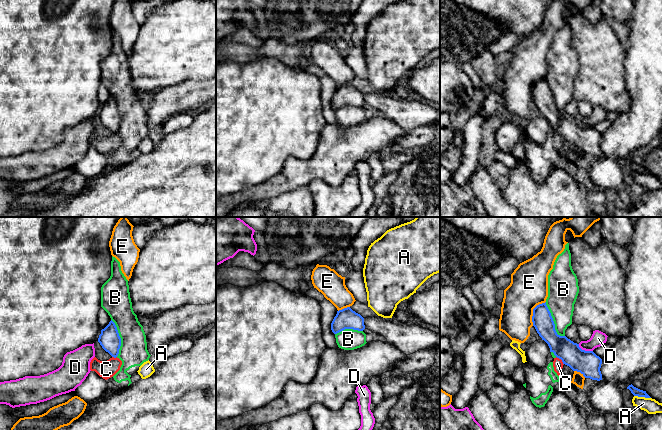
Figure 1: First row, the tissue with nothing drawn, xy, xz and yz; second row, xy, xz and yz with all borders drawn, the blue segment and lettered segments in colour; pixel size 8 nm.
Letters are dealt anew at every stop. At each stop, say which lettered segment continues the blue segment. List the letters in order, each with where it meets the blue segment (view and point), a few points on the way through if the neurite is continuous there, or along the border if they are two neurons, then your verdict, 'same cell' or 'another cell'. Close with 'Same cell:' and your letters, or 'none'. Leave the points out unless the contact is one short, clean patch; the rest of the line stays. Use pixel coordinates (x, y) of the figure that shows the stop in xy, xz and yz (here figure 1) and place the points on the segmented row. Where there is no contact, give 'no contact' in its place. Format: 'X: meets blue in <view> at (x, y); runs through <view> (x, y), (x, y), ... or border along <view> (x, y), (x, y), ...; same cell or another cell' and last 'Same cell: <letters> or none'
A: meets blue in yz at (642, 396); another cell
B: meets blue in yz at (553, 321); another cell
C: meets blue in yz at (561, 359); border along yz (556, 356), (563, 364); another cell
D: meets blue in yz at (584, 350); border along yz (578, 344), (582, 349), (592, 351); another cell
E: meets blue in yz at (533, 311); another cell
Same cell: none

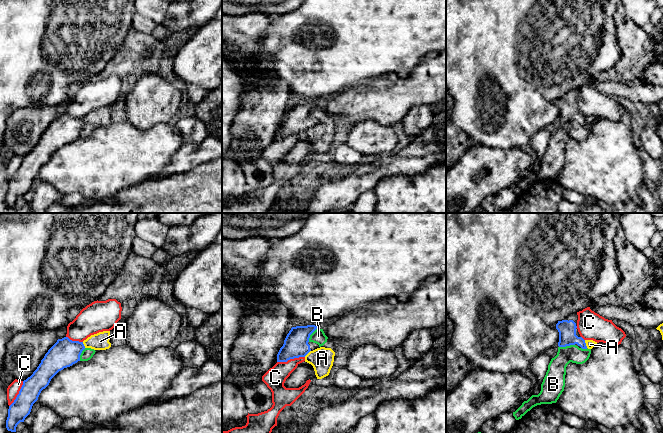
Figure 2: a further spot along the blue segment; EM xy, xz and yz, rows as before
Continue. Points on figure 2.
A: meets blue in yz at (585, 344); border along yz (584, 340), (587, 347); another cell
B: meets blue in yz at (566, 345); border along yz (574, 344), (559, 347); another cell
C: meets blue in xz at (290, 358); another cell
Same cell: none

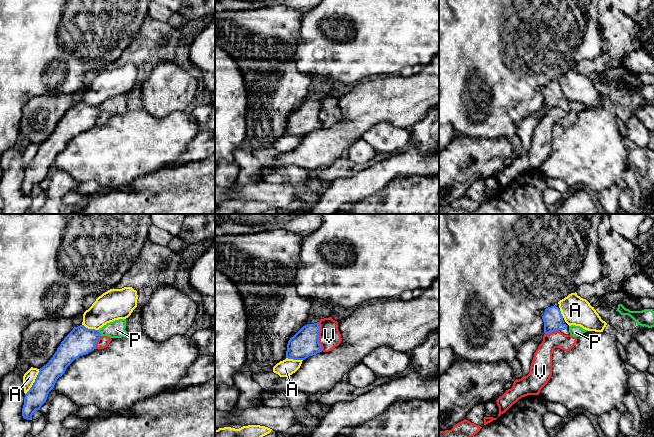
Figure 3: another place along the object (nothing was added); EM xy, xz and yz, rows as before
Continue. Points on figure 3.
A: meets blue in xy at (34, 382); another cell
P: meets blue in xy at (99, 333); border along xy (98, 330), (101, 335); another cell
V: meets blue in xz at (318, 336); border along xz (317, 322), (319, 326), (319, 344), (322, 350); another cell
Same cell: none

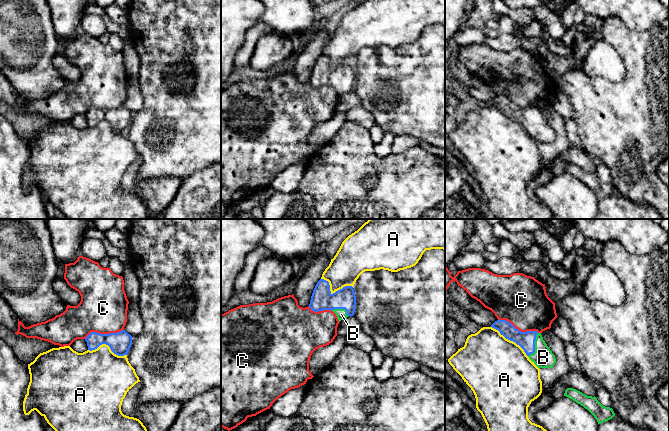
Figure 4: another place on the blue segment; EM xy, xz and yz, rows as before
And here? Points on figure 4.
A: meets blue in xy at (108, 345); another cell
B: meets blue in yz at (534, 345); runs through yz (526, 340), (534, 345), (543, 357); same cell
C: meets blue in yz at (517, 329); another cell
Same cell: B

